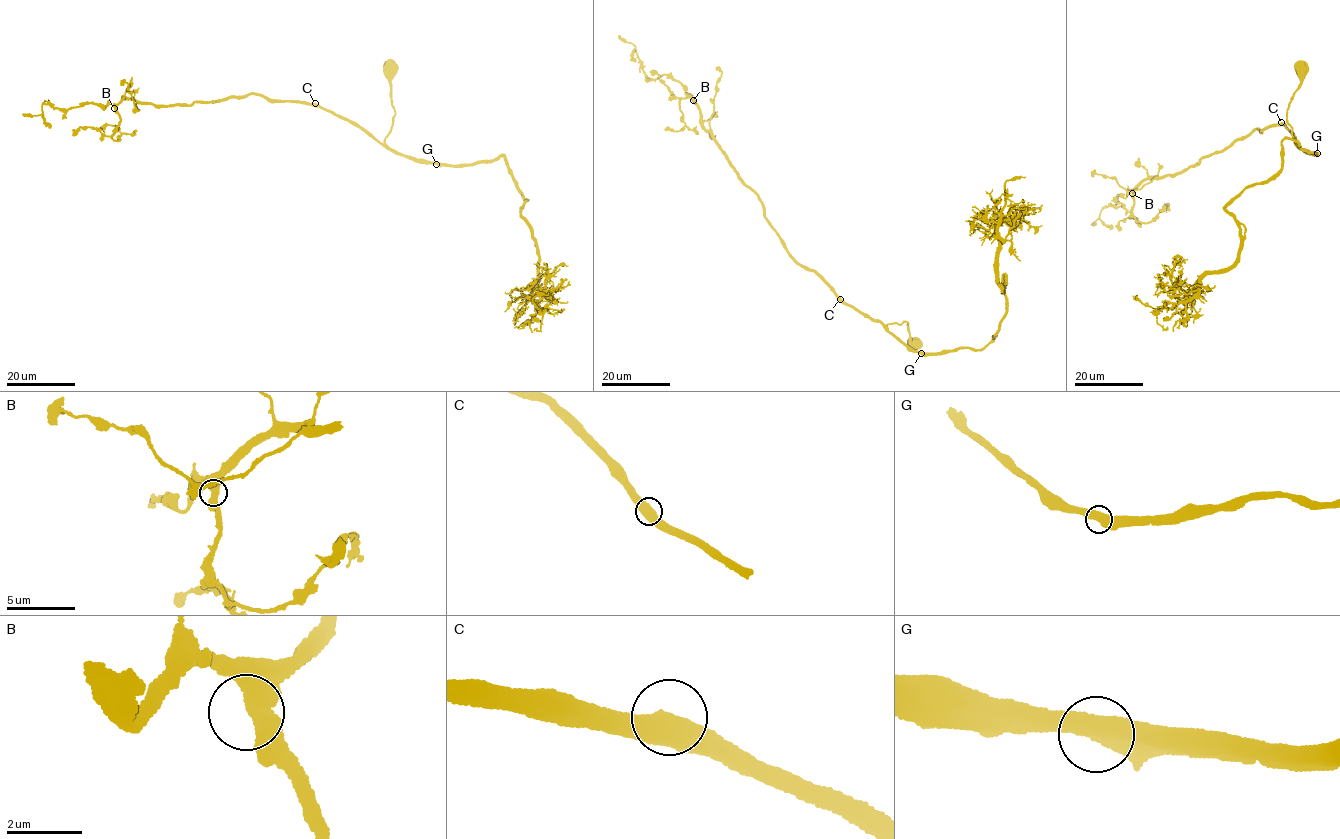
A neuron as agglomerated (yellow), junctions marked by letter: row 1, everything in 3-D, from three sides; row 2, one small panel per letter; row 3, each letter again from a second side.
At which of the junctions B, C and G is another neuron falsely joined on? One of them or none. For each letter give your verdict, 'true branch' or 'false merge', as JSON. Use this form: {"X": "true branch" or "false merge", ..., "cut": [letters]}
{"B": "true branch", "C": "true branch", "G": "true branch", "cut": []}

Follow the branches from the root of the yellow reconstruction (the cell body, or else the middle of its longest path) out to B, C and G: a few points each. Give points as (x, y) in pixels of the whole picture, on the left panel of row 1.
B: (389, 69), (395, 115), (382, 143), (318, 106), (270, 101), (257, 94), (168, 106), (123, 97), (114, 108)
C: (389, 69), (395, 115), (390, 132), (382, 143), (315, 103)
G: (389, 69), (395, 115), (385, 140), (386, 145), (404, 155), (436, 164)

